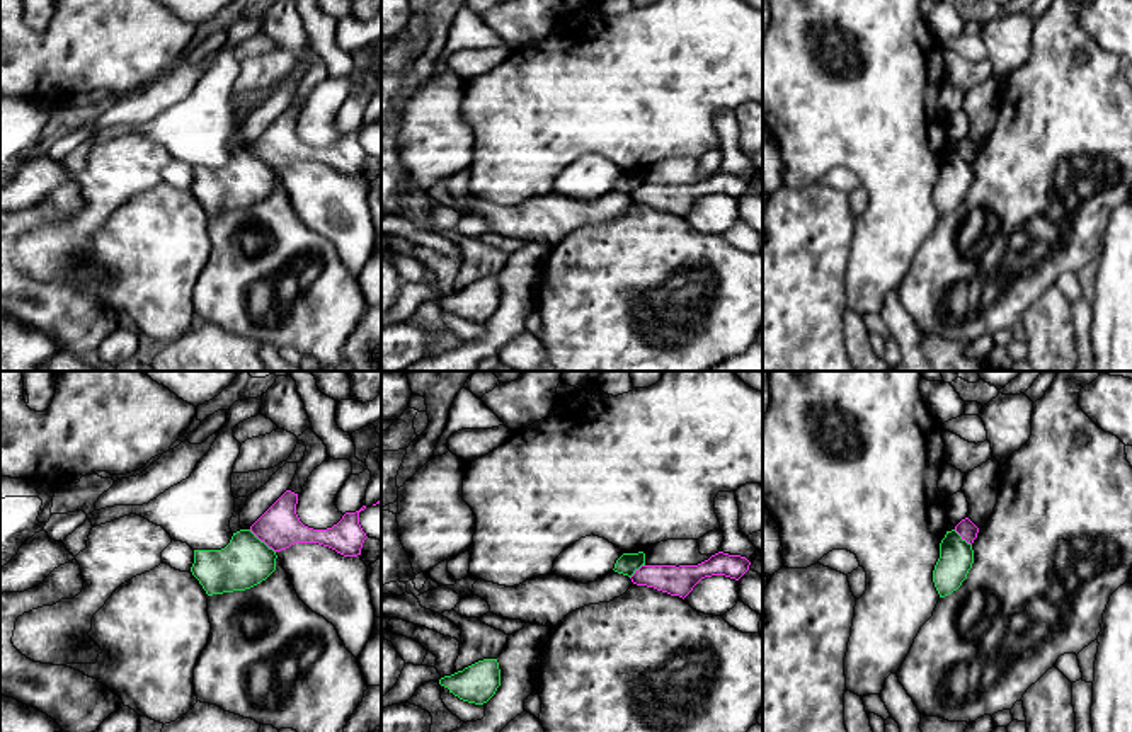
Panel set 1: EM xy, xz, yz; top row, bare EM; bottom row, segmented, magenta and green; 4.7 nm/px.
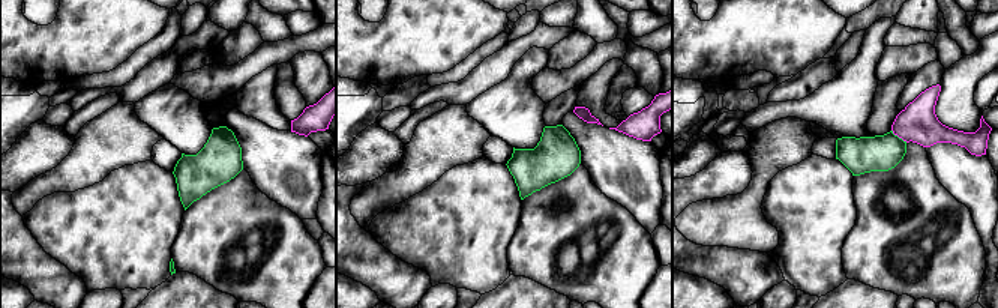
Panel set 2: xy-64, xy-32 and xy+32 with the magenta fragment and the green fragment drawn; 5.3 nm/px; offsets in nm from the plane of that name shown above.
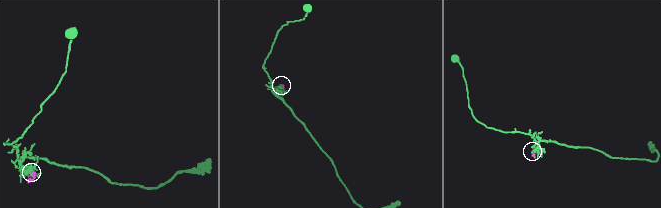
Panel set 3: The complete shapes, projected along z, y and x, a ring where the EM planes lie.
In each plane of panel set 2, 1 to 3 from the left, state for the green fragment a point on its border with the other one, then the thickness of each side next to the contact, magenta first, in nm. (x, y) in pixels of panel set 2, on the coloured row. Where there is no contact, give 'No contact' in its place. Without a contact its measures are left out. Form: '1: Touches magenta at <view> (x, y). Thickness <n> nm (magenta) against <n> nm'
1: No contact
2: No contact
3: Touches magenta at xy+32 (899, 137). Thickness 200 nm (magenta) against 190 nm

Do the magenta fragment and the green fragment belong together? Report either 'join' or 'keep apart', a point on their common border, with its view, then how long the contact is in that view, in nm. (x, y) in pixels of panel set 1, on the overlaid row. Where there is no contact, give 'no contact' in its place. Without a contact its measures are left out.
keep apart; contact xy (262, 540); length 170 nm

